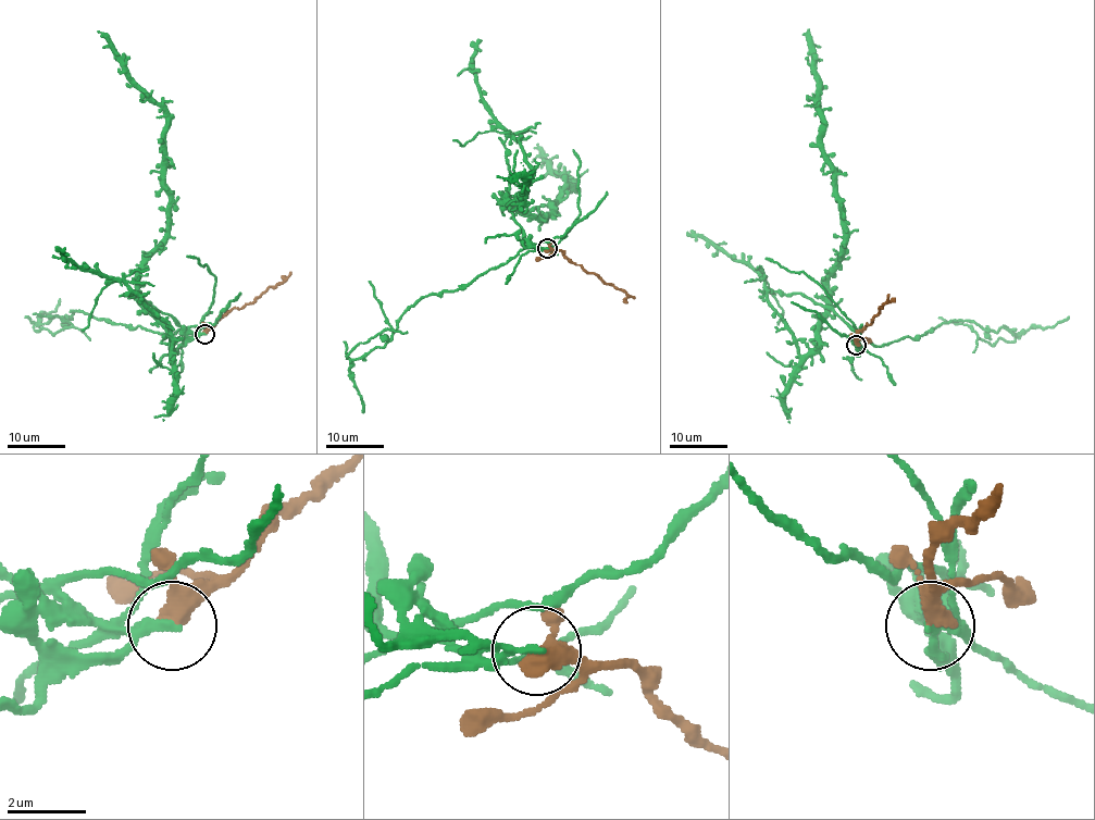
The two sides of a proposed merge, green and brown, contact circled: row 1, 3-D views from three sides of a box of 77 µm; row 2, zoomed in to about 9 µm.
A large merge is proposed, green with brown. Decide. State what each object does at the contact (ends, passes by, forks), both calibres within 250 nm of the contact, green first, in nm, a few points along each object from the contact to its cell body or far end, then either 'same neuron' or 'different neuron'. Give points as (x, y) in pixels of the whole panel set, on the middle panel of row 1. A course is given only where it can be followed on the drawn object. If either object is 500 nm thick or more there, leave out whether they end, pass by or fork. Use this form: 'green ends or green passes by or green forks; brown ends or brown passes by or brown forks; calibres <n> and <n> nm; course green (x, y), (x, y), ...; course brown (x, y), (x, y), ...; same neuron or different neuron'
green passes by; brown passes by; calibres 150 and 400 nm; course green (547, 248), (526, 247), (524, 233), (501, 200), (539, 219), (552, 211), (565, 187), (574, 187), (534, 147); course brown (547, 248), (559, 250), (576, 265), (634, 297); different neuron

